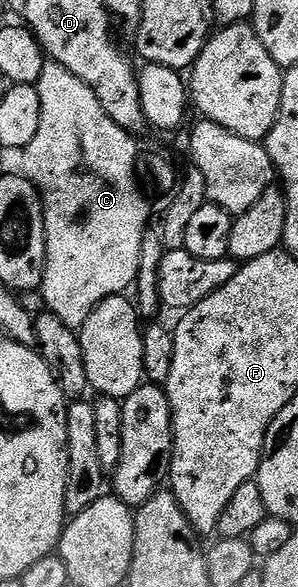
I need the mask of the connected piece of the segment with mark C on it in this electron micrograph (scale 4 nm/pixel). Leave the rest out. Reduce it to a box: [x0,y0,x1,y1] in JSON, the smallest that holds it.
[22,61,149,329]

